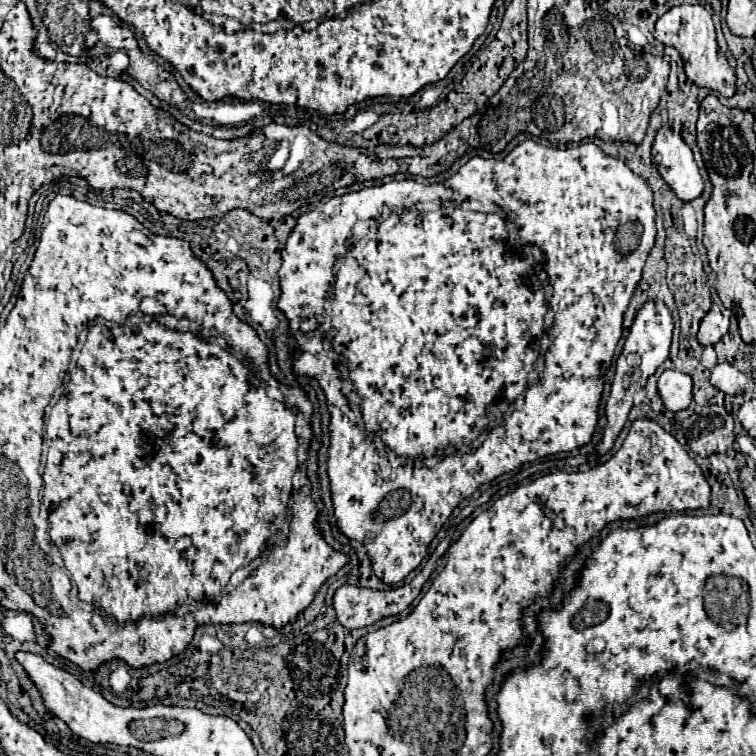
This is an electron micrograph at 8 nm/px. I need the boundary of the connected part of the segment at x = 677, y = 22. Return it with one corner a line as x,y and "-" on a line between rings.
700,4
674,6
664,16
658,18
654,38
658,42
662,42
664,46
674,46
680,52
680,56
684,60
686,76
692,84
702,86
702,88
710,88
714,92
720,92
722,96
732,96
734,94
736,74
728,66
726,56
722,56
720,50
718,50
716,30
714,30
714,24
712,24
712,16
706,8
702,8

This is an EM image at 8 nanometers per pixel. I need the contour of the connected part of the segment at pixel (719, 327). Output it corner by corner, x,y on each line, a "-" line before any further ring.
710,310
702,322
700,322
700,330
698,330
698,342
702,346
712,346
716,344
724,334
728,332
728,320
722,316
720,310

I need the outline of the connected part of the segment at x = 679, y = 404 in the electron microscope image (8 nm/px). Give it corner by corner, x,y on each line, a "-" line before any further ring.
664,370
658,378
658,394
668,410
686,410
692,402
692,378
678,370

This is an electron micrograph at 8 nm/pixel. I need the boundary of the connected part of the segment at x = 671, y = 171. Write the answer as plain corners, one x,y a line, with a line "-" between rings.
662,126
656,134
652,164
680,200
690,202
702,194
704,180
692,158
692,150
686,146
682,136
668,126

